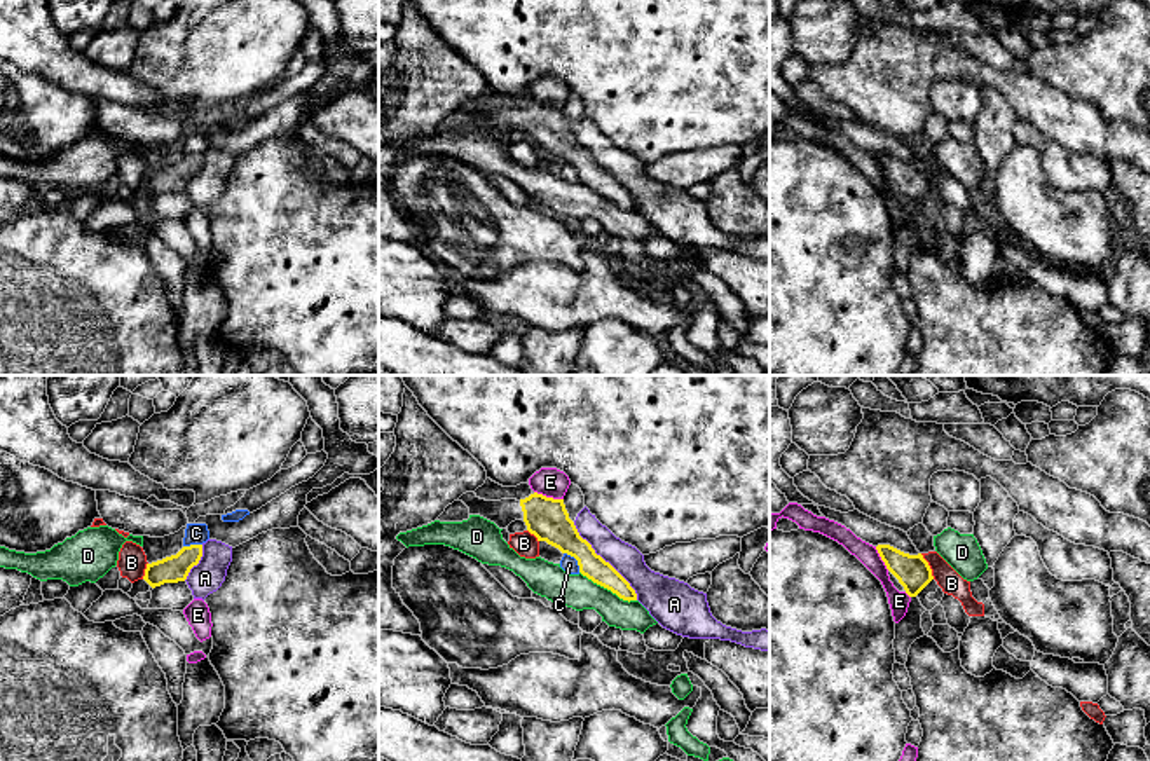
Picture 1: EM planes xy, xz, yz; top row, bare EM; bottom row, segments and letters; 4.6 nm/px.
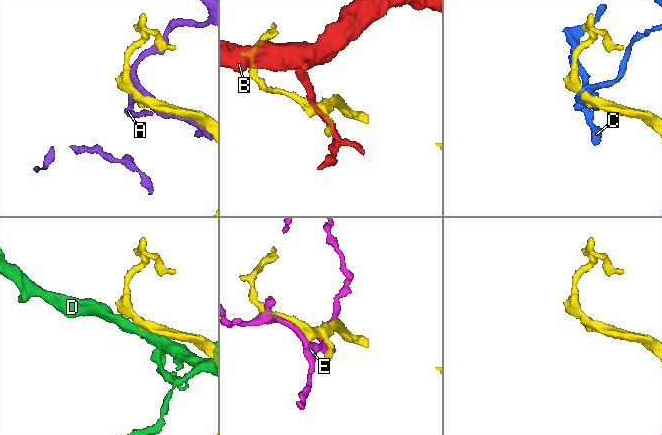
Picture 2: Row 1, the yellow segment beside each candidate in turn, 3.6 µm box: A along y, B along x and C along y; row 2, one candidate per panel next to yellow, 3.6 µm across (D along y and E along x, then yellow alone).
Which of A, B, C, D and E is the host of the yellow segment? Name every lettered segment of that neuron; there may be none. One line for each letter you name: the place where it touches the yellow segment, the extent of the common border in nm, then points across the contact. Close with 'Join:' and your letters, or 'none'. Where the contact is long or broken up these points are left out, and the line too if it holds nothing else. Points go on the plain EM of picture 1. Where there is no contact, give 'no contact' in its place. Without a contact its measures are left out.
Join: none

